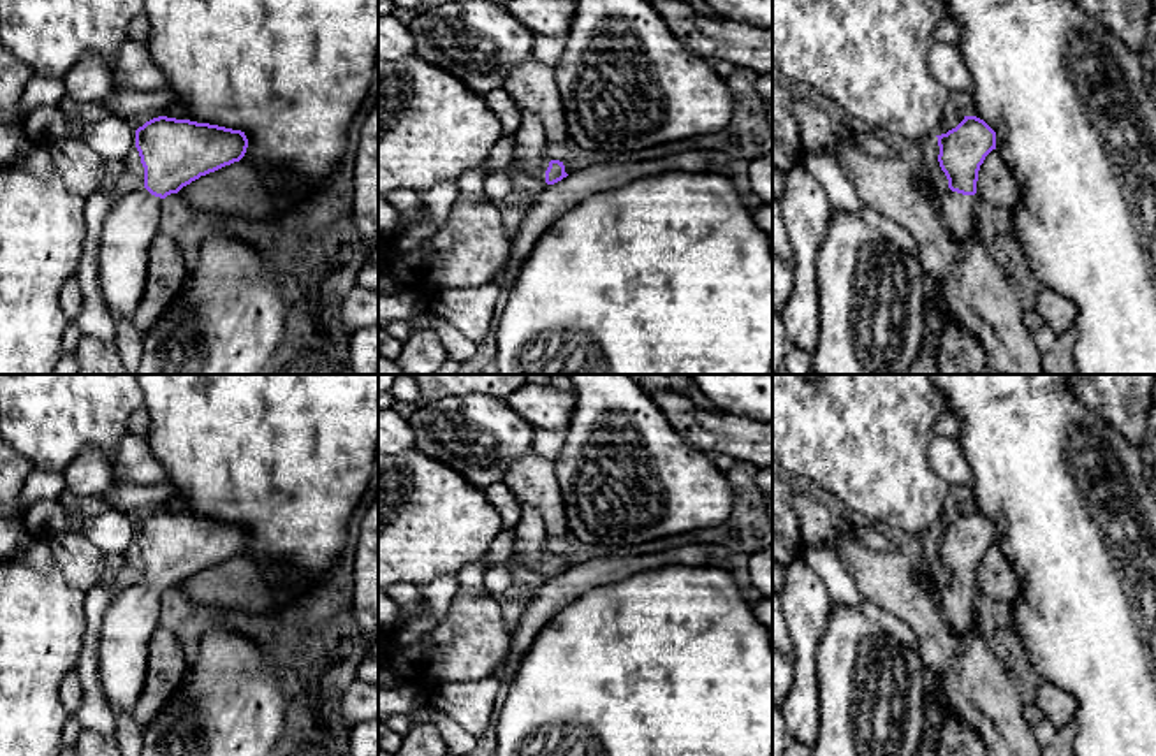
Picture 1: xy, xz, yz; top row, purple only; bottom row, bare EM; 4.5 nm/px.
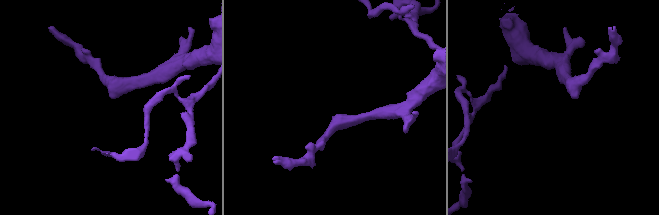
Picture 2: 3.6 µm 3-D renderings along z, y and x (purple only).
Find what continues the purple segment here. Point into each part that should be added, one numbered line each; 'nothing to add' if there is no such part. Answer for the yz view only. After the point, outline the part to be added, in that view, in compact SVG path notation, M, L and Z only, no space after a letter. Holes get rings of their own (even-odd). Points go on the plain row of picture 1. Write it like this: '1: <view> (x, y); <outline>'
1: yz (956, 605); M922 570L917 571L917 578L931 587L931 594L934 603L943 617L943 621L955 631L957 635L973 633L975 624L975 589L962 589L957 585L948 585L940 589L933 584L929 575Z

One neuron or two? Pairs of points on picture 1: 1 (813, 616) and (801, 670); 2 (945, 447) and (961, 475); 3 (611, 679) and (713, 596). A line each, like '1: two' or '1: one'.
1: one
2: one
3: one

